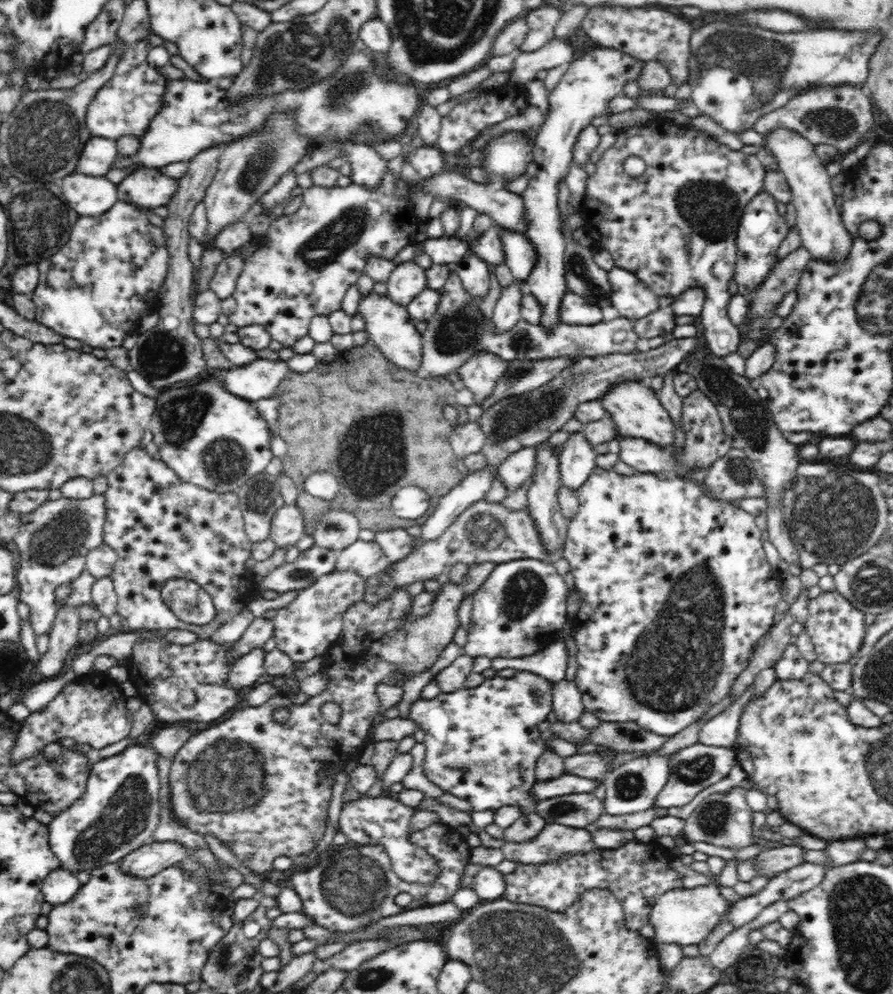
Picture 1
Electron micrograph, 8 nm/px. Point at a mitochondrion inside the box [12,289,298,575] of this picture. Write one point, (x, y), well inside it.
(226, 459)

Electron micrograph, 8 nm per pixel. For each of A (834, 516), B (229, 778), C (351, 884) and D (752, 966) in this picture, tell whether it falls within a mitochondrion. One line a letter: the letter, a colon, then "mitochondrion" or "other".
A: mitochondrion
B: mitochondrion
C: mitochondrion
D: mitochondrion

